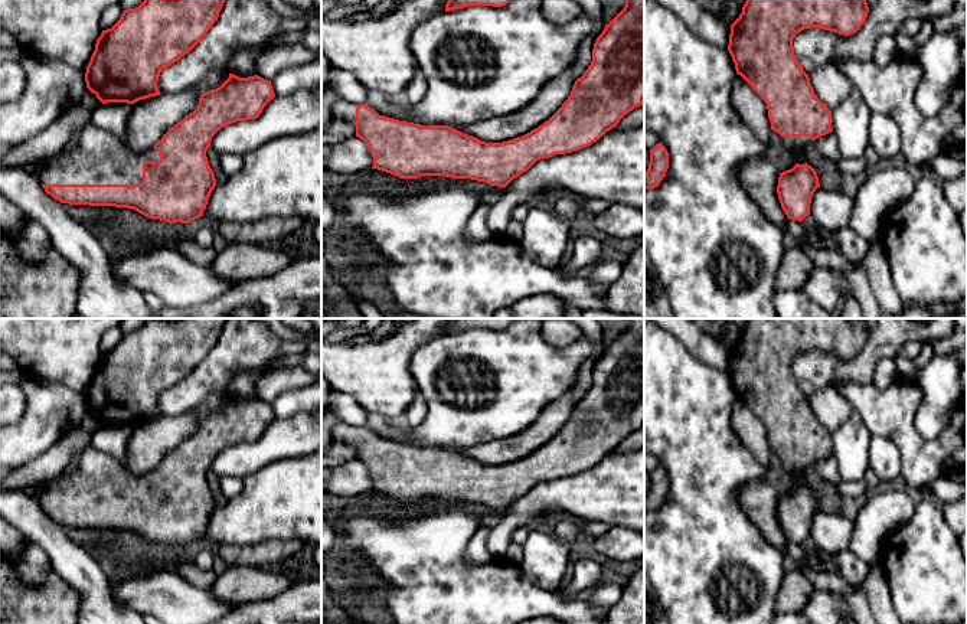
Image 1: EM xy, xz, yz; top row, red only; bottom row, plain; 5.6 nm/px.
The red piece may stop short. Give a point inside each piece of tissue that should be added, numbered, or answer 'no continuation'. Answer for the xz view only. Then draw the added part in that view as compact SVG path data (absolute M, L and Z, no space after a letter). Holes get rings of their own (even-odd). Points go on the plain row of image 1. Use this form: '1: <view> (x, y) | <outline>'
1: xz (340, 433) | M337 422L333 425L330 431L330 438L331 441L343 442L343 444L355 447L356 445L356 431L357 431L357 427L352 427L344 422Z

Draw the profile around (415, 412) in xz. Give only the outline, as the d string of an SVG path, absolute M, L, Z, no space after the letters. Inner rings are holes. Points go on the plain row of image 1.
M416 389L414 401L406 408L401 422L406 427L416 427L424 421L425 415L427 415L427 405L421 392Z

